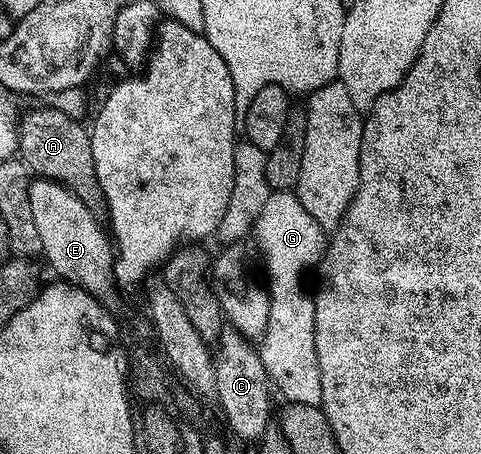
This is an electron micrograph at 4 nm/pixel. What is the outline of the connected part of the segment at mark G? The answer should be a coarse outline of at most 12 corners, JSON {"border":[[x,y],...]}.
{"border":[[292,191],[252,229],[269,275],[259,351],[282,401],[318,406],[315,306],[305,271],[326,229]]}

